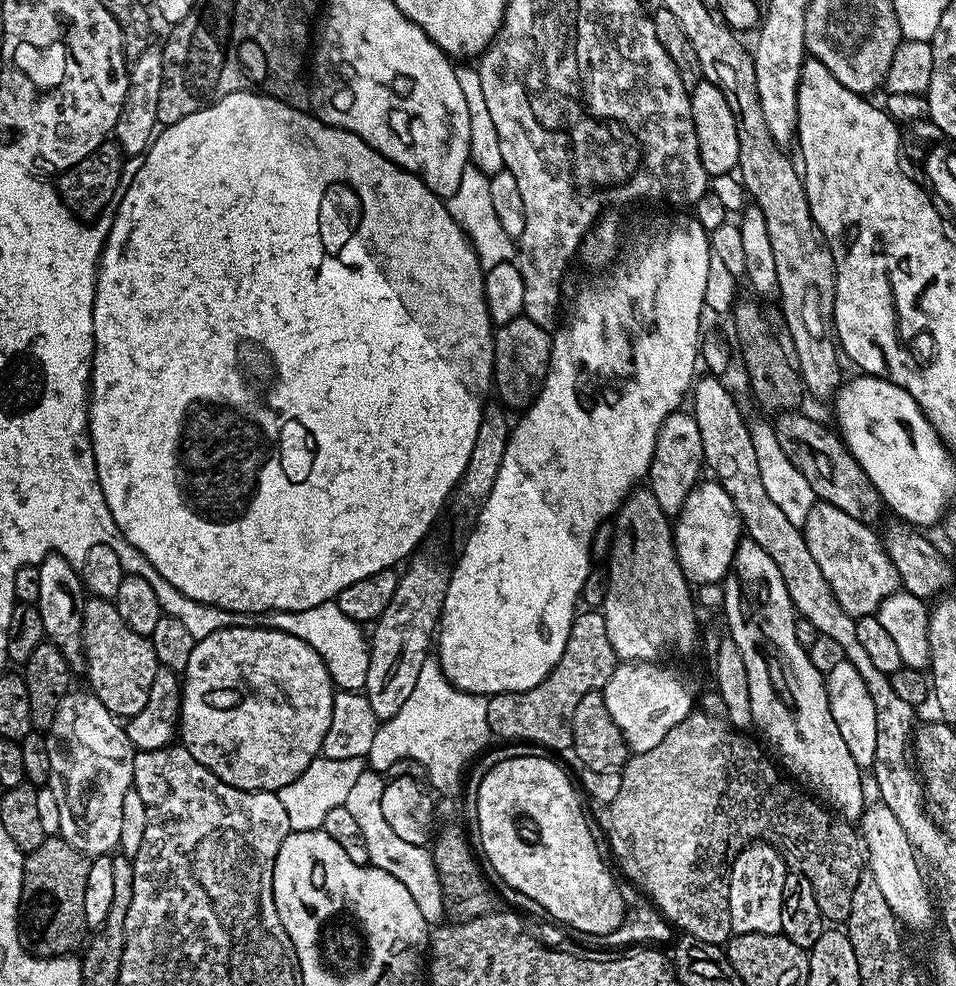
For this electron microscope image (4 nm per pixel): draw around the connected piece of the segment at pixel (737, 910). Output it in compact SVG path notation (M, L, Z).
M753 842L742 849L732 860L732 871L728 874L728 901L730 902L730 926L737 936L742 934L782 933L782 882L786 875L784 860L769 844Z

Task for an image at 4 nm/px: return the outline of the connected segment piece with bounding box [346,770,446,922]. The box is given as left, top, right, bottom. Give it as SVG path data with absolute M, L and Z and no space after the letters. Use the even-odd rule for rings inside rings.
M365 770L351 788L346 803L350 814L354 814L354 818L358 821L358 826L362 826L364 845L368 851L368 864L373 868L386 870L386 874L394 874L394 878L398 878L398 882L406 886L410 898L414 898L424 920L443 921L446 916L446 897L444 886L440 882L440 870L427 847L402 842L402 838L398 838L398 834L394 834L390 826L386 826L386 818L382 818L382 790L385 783L385 777L381 773Z

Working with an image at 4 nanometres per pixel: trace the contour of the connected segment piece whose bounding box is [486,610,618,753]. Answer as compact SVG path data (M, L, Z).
M581 611L572 621L562 658L558 658L554 670L550 670L545 680L530 690L500 692L487 697L489 733L493 737L501 736L499 739L504 742L541 744L544 747L541 749L567 753L572 747L572 719L574 710L578 710L578 702L582 702L586 694L603 690L617 663L614 646L610 646L610 637L606 634L603 611Z

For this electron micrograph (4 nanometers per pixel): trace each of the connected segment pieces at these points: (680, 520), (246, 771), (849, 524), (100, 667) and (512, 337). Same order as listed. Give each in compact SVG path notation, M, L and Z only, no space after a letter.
M712 478L706 480L697 483L690 490L679 516L675 517L672 534L682 574L692 586L719 585L727 576L736 548L742 539L740 515L734 502L730 502L730 498L724 495L724 487L719 482Z
M227 628L218 634L210 634L210 638L197 640L194 650L190 654L190 662L182 673L182 695L180 697L180 727L179 739L182 747L202 766L206 766L219 780L235 788L247 792L274 792L288 783L294 782L310 766L313 759L321 755L320 747L330 730L330 718L334 706L334 685L322 658L302 638L294 638L294 634L286 634L269 628Z
M817 502L812 507L806 522L802 525L806 546L814 562L818 562L818 570L822 570L822 578L826 578L834 598L838 600L838 606L842 606L846 614L857 618L875 614L880 609L881 602L901 587L898 570L888 556L888 551L884 548L883 539L878 532L876 536L876 530L875 527L865 524L858 518L843 513L837 506L821 502Z
M85 599L84 621L80 631L82 664L88 667L88 684L92 695L117 718L131 718L146 706L150 698L150 686L154 686L154 674L160 669L154 646L149 637L134 634L130 626L118 614L110 600Z
M522 315L511 322L499 325L493 333L494 366L493 391L497 399L507 409L525 409L535 399L540 385L548 372L549 360L552 357L551 333Z

